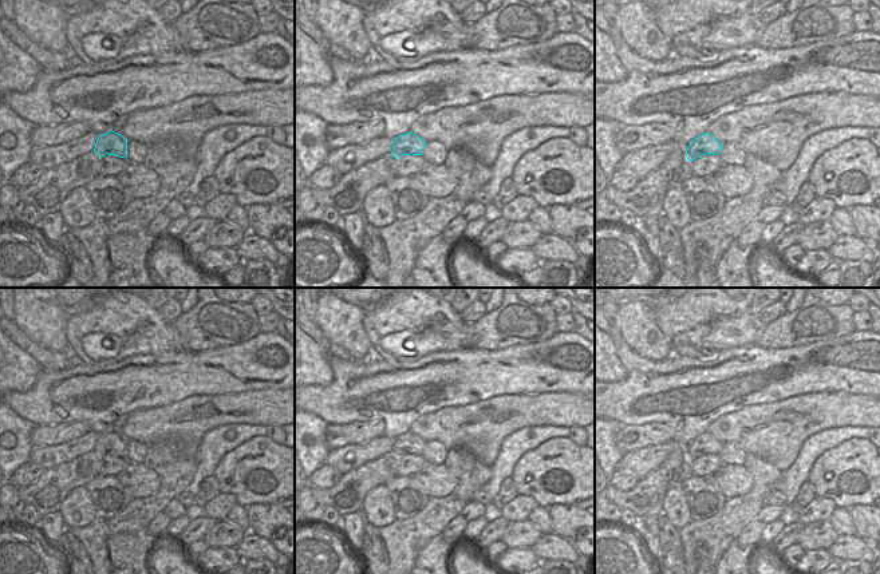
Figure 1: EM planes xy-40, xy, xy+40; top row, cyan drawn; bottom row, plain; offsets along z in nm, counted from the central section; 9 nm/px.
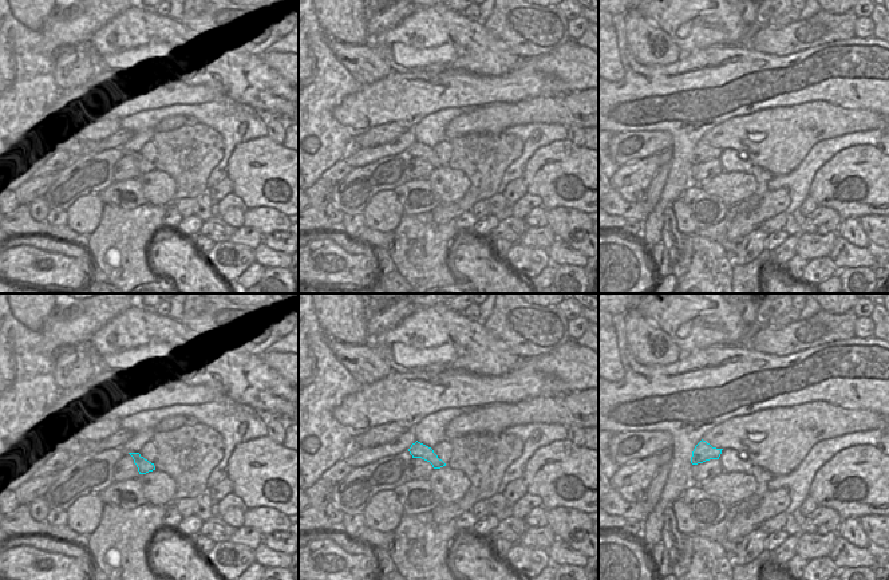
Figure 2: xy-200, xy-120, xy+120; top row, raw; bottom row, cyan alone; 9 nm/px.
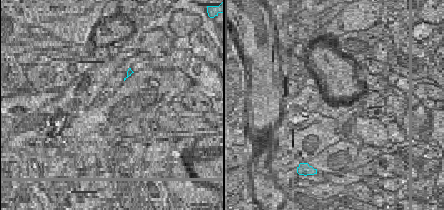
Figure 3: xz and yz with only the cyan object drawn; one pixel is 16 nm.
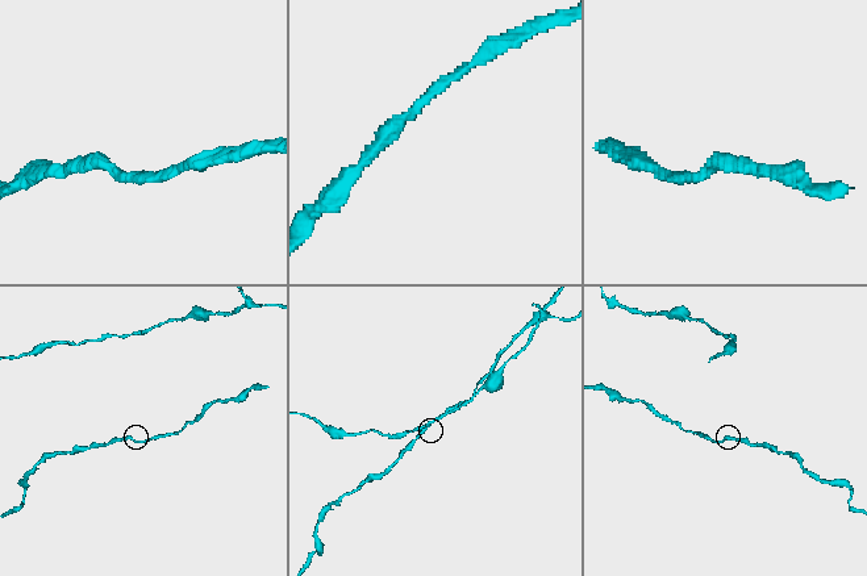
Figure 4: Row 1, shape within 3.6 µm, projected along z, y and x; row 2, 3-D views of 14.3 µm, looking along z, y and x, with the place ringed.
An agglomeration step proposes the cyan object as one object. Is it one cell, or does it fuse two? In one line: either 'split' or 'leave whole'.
split

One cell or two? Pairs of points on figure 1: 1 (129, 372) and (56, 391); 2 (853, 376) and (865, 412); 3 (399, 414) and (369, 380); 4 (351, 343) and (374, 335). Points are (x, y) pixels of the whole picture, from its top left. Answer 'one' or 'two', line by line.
1: one
2: two
3: one
4: two

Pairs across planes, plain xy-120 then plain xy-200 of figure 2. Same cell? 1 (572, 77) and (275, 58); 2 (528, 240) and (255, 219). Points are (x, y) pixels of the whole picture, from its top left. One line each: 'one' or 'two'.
1: one
2: two

